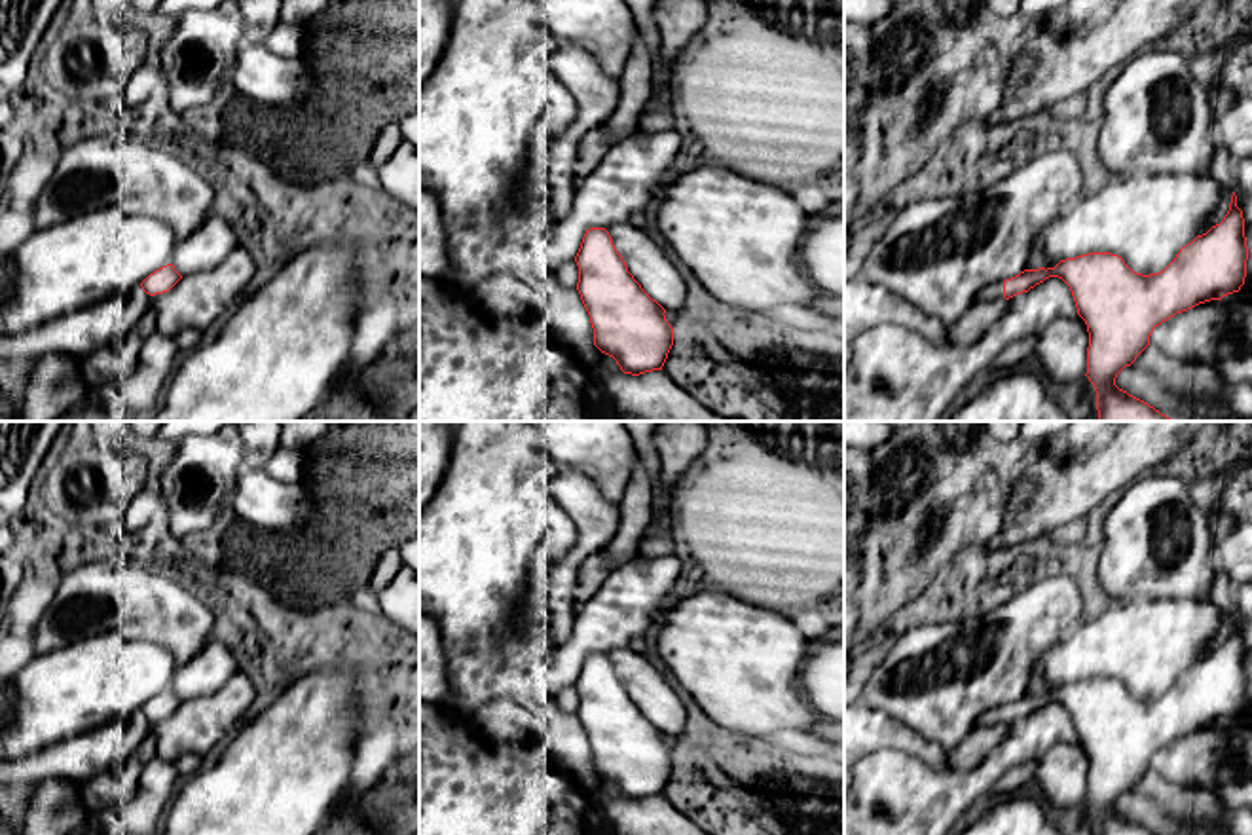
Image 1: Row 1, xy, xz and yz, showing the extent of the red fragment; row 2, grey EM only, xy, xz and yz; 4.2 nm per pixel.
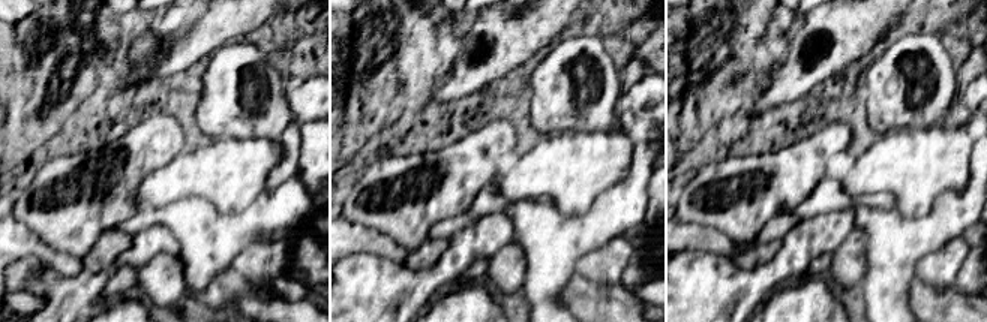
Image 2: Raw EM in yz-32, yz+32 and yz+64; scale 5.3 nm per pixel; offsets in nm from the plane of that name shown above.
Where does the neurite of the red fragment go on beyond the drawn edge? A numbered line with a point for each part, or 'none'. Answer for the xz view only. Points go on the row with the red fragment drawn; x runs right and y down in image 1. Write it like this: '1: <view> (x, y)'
none

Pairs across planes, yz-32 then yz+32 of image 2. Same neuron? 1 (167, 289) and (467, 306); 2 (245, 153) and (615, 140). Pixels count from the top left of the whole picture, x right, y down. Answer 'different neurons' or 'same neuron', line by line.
1: different neurons
2: same neuron

